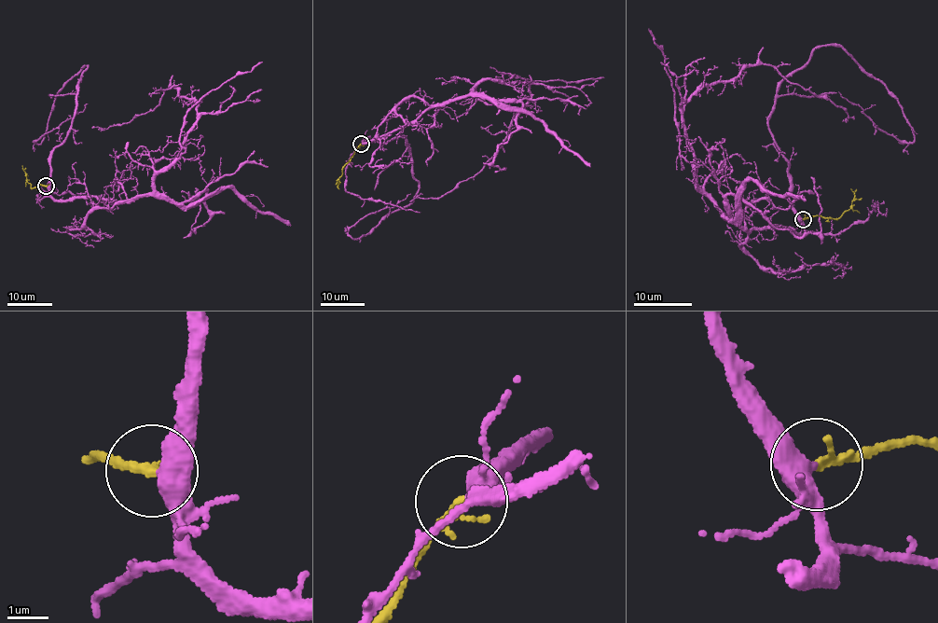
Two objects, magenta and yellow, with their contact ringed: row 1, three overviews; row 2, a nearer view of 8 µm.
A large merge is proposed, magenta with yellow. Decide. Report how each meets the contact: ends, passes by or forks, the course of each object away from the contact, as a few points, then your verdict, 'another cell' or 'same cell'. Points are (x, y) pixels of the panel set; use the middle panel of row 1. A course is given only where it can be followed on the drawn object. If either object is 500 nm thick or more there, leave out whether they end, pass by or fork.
magenta passes by; yellow ends; course magenta (361, 144), (413, 124), (488, 79), (528, 84), (531, 96), (478, 173), (438, 198), (409, 201); course yellow (361, 144), (344, 167), (338, 183), (336, 183); same cell

